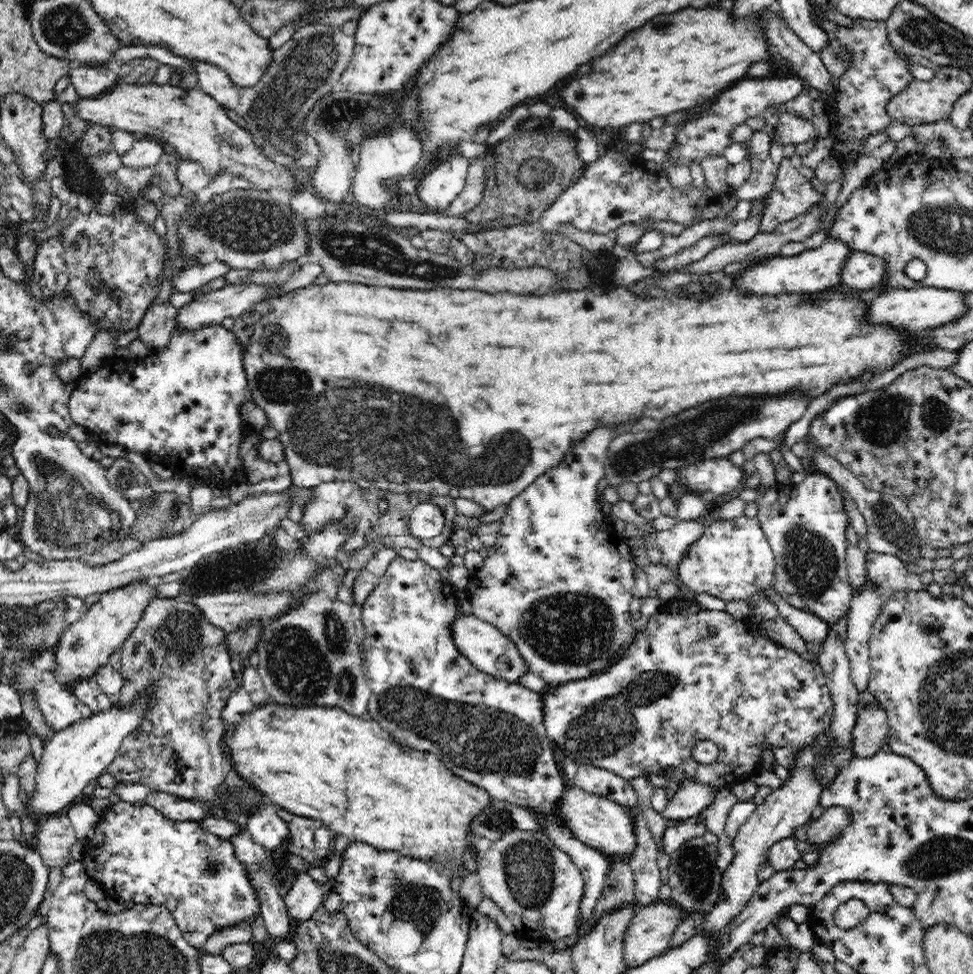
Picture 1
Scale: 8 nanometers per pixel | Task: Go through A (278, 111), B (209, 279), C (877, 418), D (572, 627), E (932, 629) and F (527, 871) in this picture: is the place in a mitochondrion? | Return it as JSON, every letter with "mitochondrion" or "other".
{"A":"mitochondrion","B":"other","C":"mitochondrion","D":"mitochondrion","E":"other","F":"mitochondrion"}

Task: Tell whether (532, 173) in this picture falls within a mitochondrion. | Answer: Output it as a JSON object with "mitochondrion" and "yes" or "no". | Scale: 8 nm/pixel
{"mitochondrion":"yes"}

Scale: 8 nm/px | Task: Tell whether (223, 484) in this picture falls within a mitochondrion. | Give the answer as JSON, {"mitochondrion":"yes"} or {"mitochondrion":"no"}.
{"mitochondrion":"no"}

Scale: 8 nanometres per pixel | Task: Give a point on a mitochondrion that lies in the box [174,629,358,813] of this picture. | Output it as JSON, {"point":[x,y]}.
{"point":[246,798]}

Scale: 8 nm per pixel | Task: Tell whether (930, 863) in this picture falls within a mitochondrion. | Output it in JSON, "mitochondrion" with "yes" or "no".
{"mitochondrion":"yes"}

